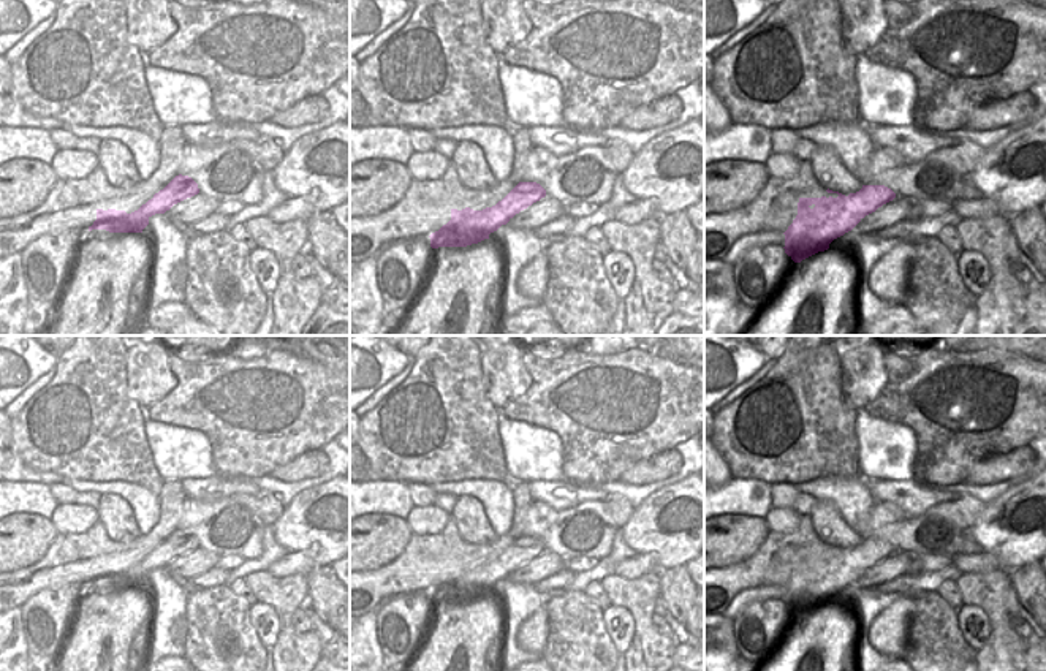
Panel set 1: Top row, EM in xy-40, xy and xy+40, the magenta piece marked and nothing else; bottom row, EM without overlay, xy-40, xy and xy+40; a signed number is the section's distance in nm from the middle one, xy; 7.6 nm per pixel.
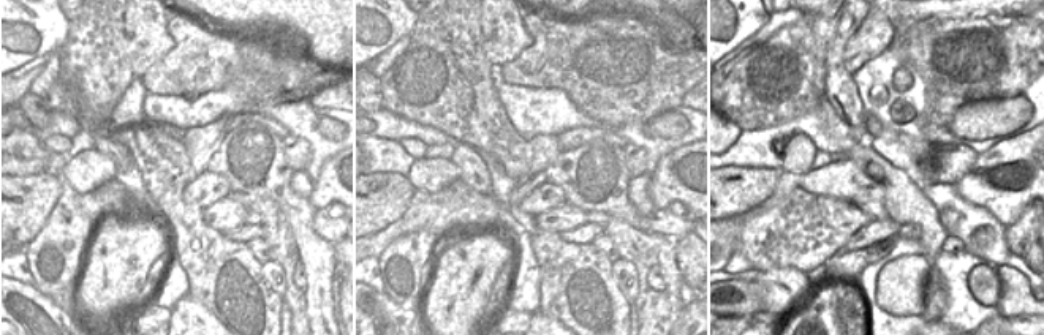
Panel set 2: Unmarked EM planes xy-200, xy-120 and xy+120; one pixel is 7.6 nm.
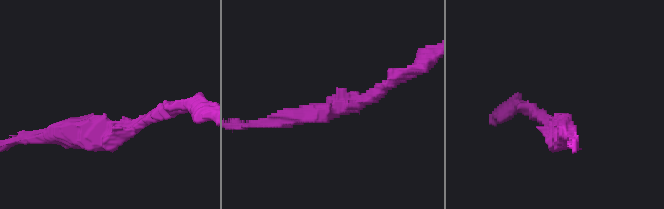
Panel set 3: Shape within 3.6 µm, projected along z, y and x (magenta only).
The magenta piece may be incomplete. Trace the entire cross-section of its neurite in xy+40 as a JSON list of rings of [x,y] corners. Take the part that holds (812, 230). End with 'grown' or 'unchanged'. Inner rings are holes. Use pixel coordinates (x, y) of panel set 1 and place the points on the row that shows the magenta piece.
[[[862,185],[848,196],[826,190],[837,198],[799,198],[798,215],[785,234],[785,253],[794,261],[829,248],[829,244],[851,231],[866,215],[893,201],[896,193],[885,185]]]; unchanged

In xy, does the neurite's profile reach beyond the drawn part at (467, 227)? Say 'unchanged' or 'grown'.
unchanged

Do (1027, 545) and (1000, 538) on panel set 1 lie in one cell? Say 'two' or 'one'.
one

